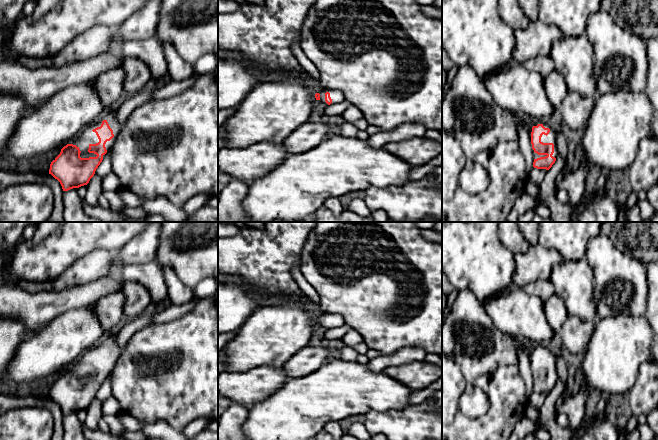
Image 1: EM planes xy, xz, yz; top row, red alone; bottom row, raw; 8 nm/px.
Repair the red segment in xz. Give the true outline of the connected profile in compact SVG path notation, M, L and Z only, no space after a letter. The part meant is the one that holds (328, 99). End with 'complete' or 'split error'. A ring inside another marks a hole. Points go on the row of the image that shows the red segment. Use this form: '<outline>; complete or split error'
M322 89L319 93L315 94L316 103L323 103L326 106L330 104L338 104L345 101L343 93L339 90L326 90Z; split error

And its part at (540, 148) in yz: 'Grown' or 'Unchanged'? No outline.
Grown

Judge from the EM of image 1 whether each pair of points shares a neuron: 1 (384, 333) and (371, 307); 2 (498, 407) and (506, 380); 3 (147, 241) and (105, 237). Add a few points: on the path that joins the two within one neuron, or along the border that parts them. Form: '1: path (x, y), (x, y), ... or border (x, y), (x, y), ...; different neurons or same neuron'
1: path (384, 327), (384, 320), (377, 313); same neuron
2: path (503, 400), (506, 397), (506, 387); same neuron
3: border (140, 232), (113, 254); different neurons

